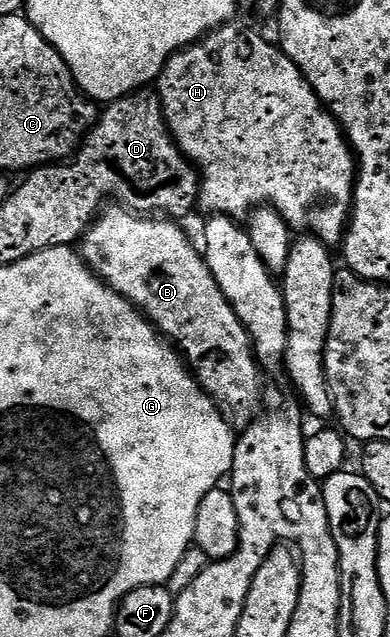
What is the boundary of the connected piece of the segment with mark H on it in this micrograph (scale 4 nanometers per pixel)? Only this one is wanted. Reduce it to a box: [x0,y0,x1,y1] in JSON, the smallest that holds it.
[155,23,357,246]

